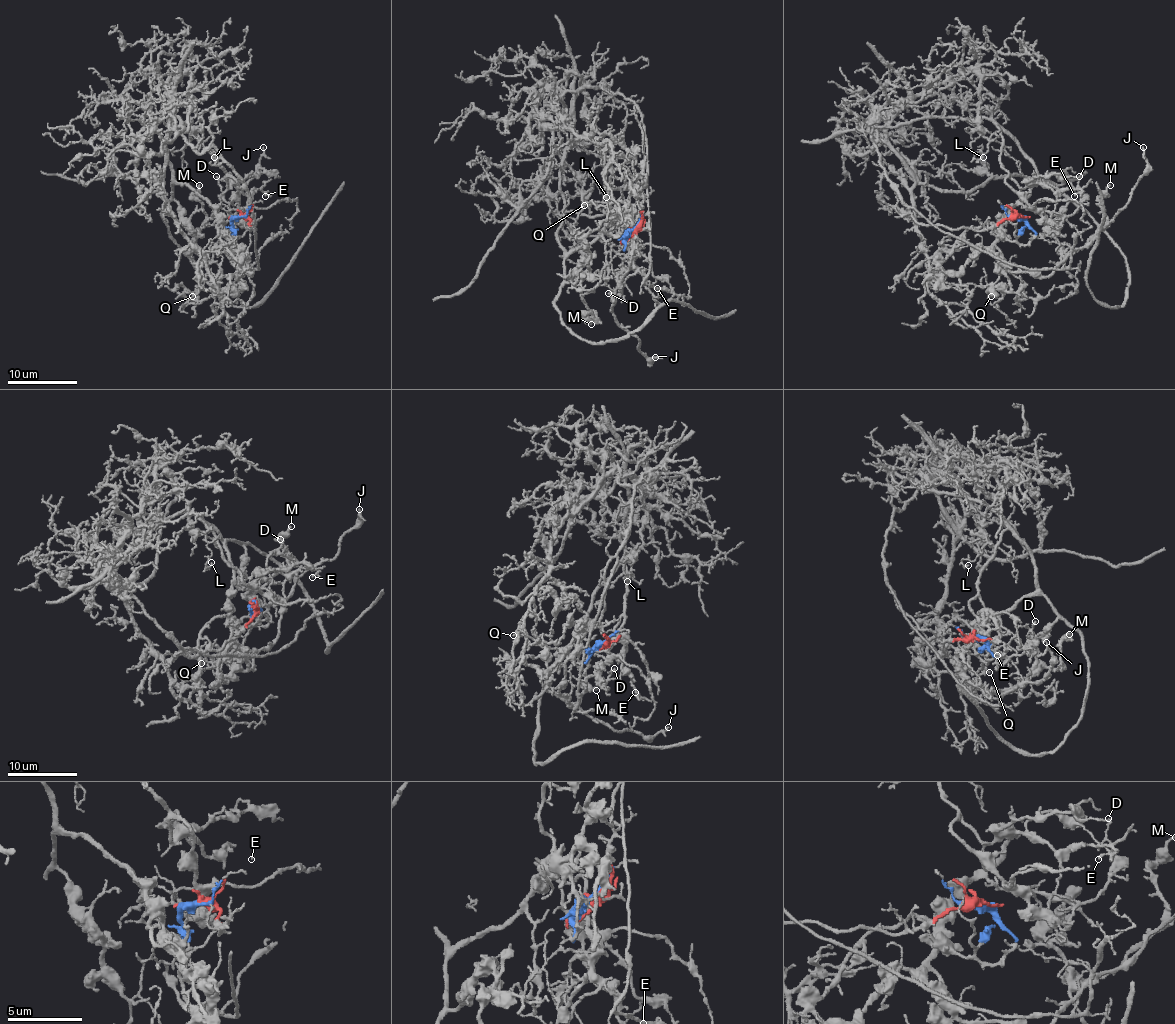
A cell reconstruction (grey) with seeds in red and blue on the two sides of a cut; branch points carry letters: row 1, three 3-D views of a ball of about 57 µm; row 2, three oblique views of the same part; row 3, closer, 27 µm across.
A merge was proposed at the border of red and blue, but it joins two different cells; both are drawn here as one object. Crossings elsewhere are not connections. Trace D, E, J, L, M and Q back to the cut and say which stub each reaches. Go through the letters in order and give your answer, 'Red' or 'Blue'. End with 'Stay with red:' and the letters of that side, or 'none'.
D: Blue
E: Blue
J: Blue
L: Red
M: Blue
Q: Blue
Stay with red: L

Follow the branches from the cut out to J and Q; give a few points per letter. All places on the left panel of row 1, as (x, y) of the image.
J: (238, 216), (230, 241), (238, 275), (221, 230), (247, 204), (247, 183), (263, 146)
Q: (238, 216), (231, 223), (233, 241), (230, 241), (240, 275), (238, 289), (214, 295), (200, 288), (193, 296)

